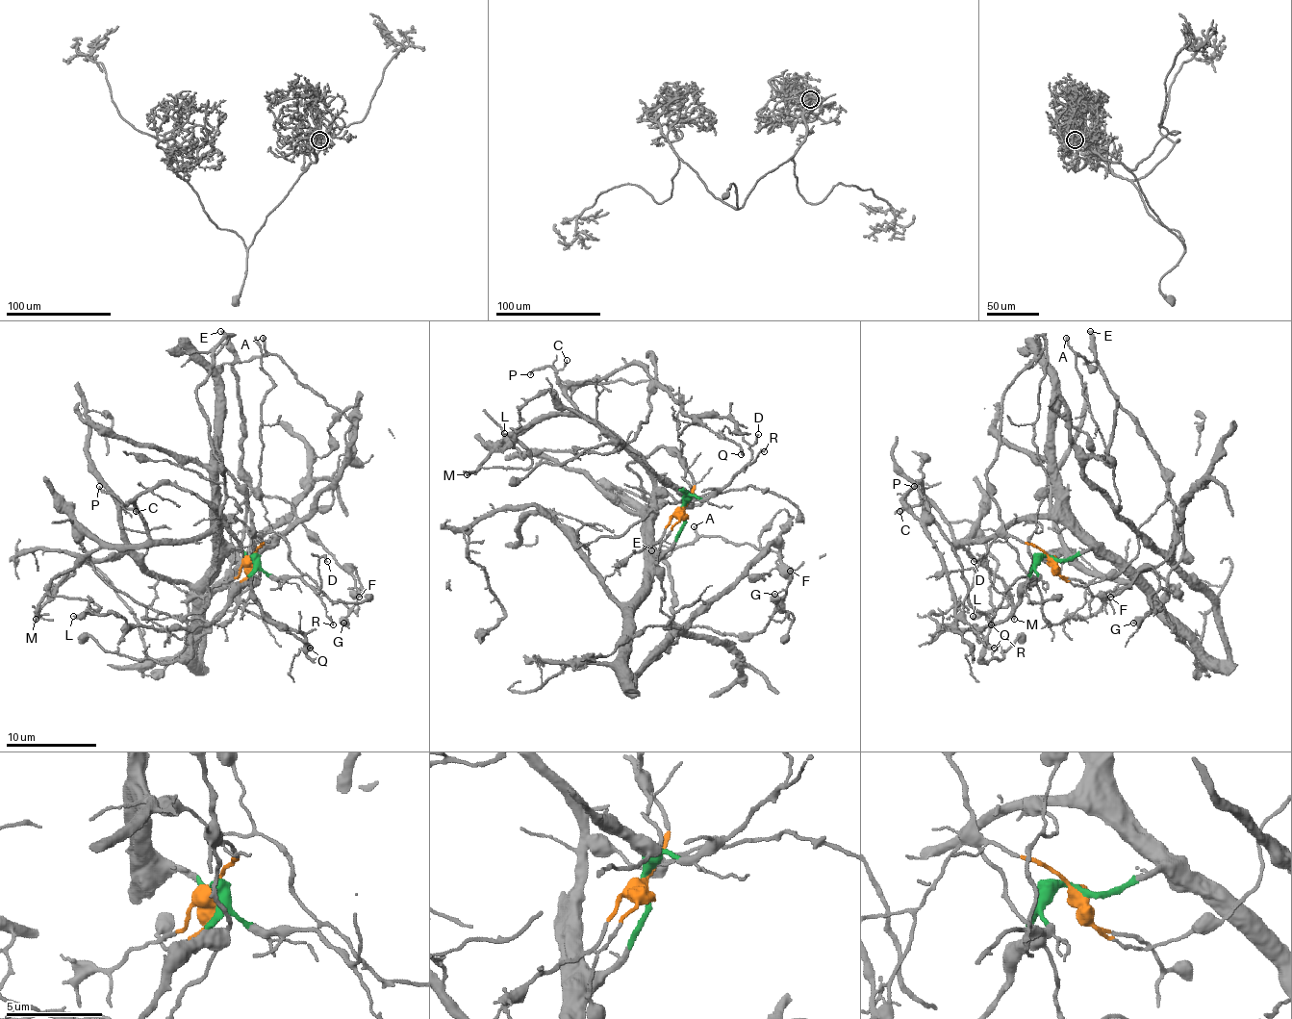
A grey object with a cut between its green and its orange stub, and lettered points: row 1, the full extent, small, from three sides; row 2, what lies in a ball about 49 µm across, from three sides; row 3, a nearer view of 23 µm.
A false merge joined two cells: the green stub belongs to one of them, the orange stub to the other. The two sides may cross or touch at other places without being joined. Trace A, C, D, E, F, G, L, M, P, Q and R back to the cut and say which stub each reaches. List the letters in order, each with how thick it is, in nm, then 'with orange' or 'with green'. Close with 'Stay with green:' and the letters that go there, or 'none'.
A: calibre 160 nm; with orange
C: calibre 130 nm; with green
D: calibre 110 nm; with green
E: calibre 280 nm; with orange
F: calibre 170 nm; with orange
G: calibre 600 nm; with orange
L: calibre 320 nm; with green
M: calibre 240 nm; with green
P: calibre 130 nm; with green
Q: calibre 200 nm; with orange
R: calibre 130 nm; with green
Stay with green: C, D, L, M, P, R

